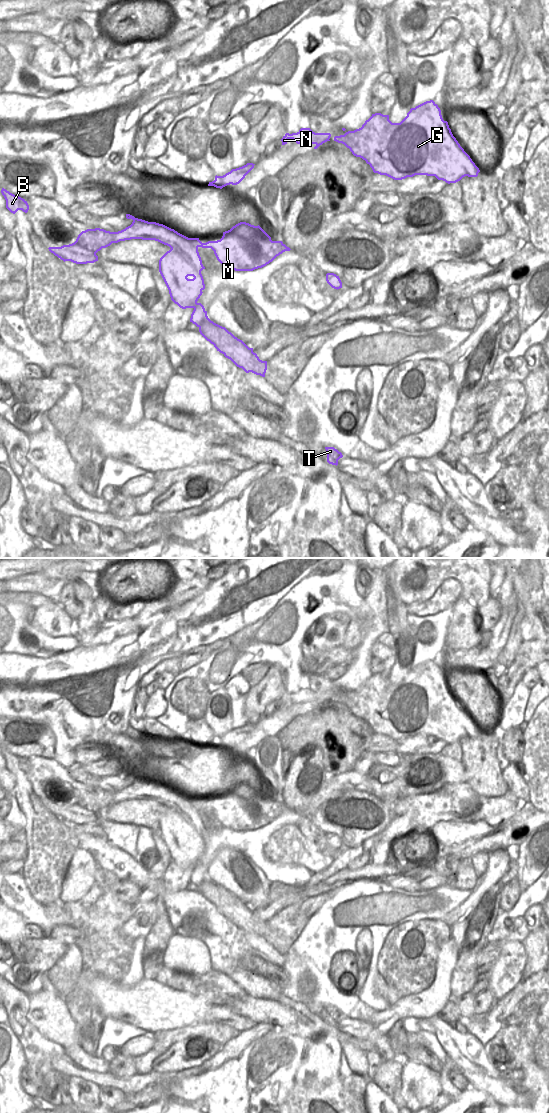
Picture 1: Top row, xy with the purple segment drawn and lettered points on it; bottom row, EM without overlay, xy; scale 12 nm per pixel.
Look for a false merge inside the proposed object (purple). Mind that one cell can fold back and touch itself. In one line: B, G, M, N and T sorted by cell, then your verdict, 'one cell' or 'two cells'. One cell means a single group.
groups B G M N / T; two cells

